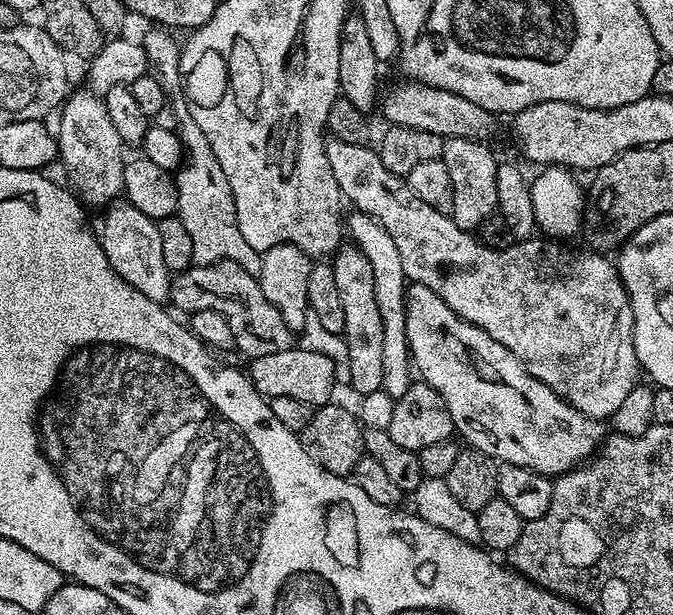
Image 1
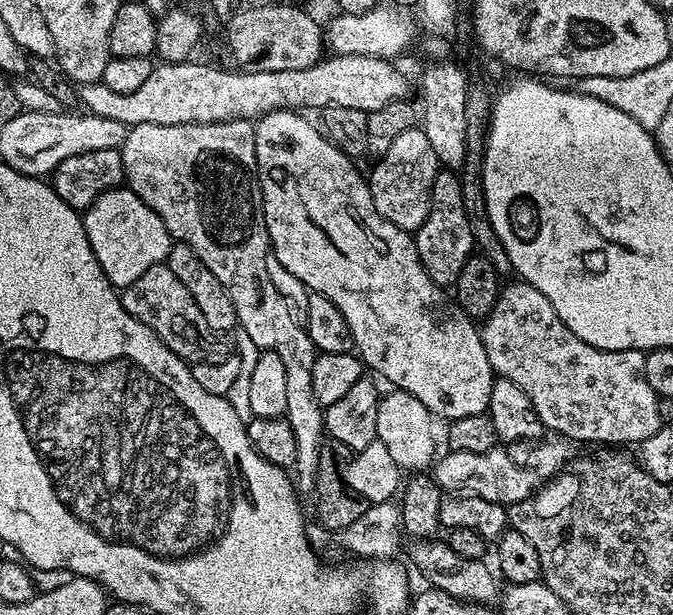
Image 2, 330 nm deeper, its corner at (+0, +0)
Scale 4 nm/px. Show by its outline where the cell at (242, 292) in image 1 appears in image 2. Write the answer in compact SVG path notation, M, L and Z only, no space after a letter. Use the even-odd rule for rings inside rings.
M167 263L150 266L150 270L146 270L146 274L138 278L138 282L120 292L120 301L130 315L138 318L138 322L154 330L154 334L158 334L158 338L162 338L166 346L177 350L183 349L184 343L192 348L203 346L206 329L202 314L198 306L194 306L190 290L186 290L186 286L182 286L178 278L174 278L174 270L170 270Z

